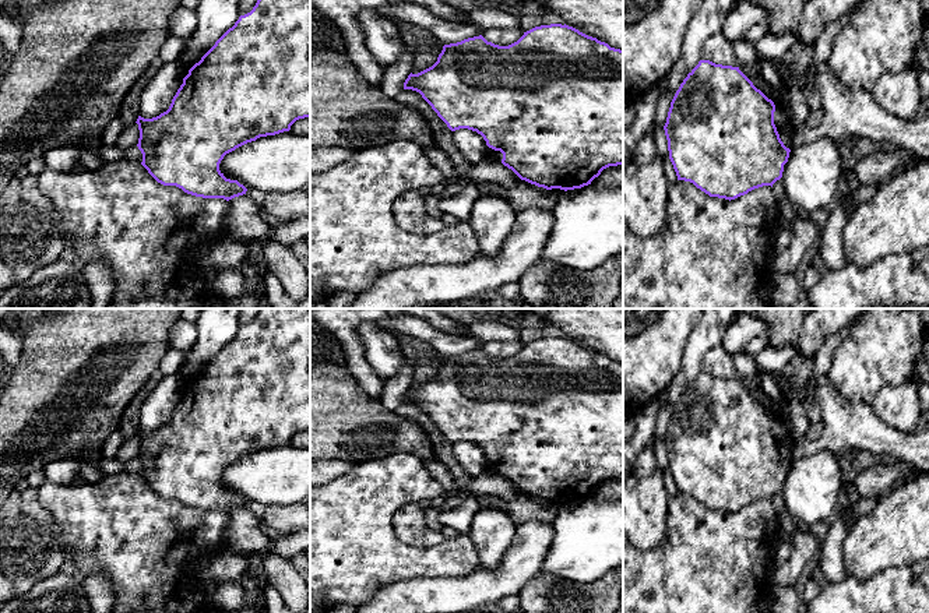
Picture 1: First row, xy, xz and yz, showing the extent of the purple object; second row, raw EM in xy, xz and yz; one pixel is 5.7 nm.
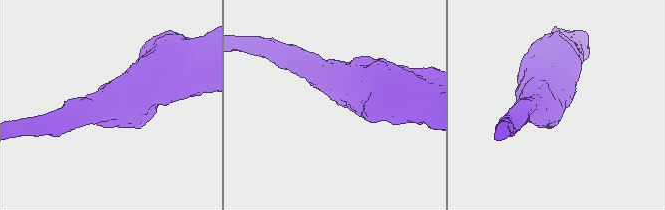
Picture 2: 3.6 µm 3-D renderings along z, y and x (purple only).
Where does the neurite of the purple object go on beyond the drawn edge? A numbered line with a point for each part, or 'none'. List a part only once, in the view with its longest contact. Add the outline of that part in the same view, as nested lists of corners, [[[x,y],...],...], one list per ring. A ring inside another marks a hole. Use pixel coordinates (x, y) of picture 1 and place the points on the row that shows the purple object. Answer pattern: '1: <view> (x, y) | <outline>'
1: yz (781, 117) | [[[775,106],[774,112],[774,124],[780,134],[781,141],[787,148],[792,148],[792,124],[789,119],[789,113],[785,106]]]

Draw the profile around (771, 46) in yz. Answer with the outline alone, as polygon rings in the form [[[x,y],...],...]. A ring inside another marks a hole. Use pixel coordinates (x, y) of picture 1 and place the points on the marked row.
[[[768,34],[756,42],[759,61],[780,59],[796,42],[796,34]]]

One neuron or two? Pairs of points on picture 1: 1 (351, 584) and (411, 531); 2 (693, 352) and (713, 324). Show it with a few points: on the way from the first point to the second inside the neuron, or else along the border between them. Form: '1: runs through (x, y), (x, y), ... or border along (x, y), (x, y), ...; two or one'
1: border along (391, 517), (400, 539), (433, 546); two
2: runs through (697, 345), (710, 331); one

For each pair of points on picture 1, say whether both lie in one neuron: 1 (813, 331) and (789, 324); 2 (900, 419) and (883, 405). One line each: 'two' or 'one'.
1: two
2: one

